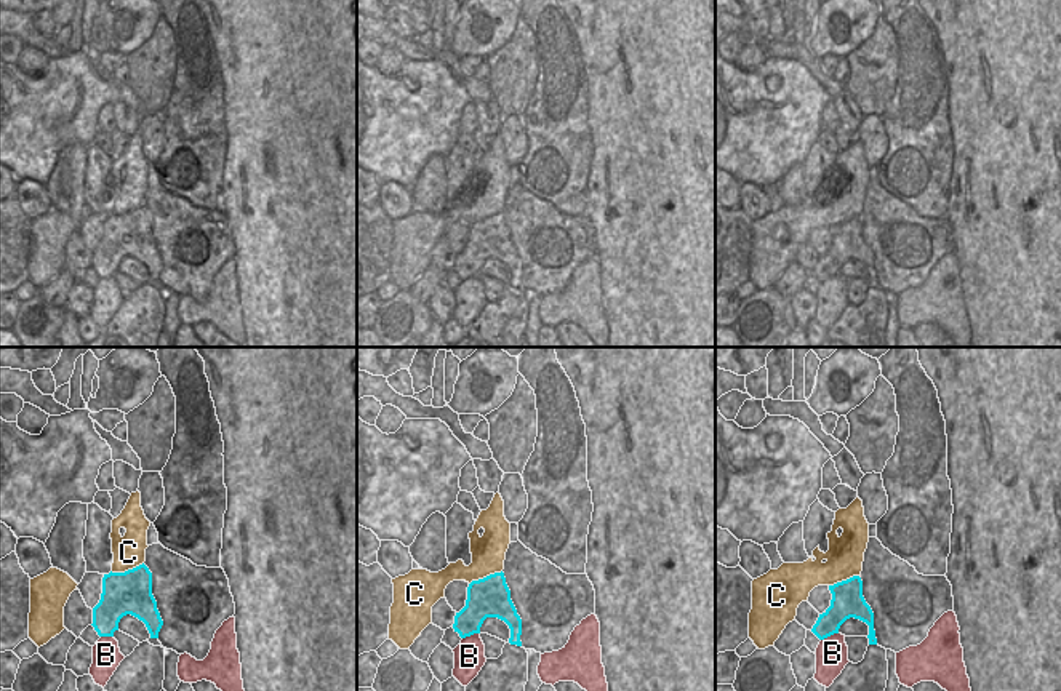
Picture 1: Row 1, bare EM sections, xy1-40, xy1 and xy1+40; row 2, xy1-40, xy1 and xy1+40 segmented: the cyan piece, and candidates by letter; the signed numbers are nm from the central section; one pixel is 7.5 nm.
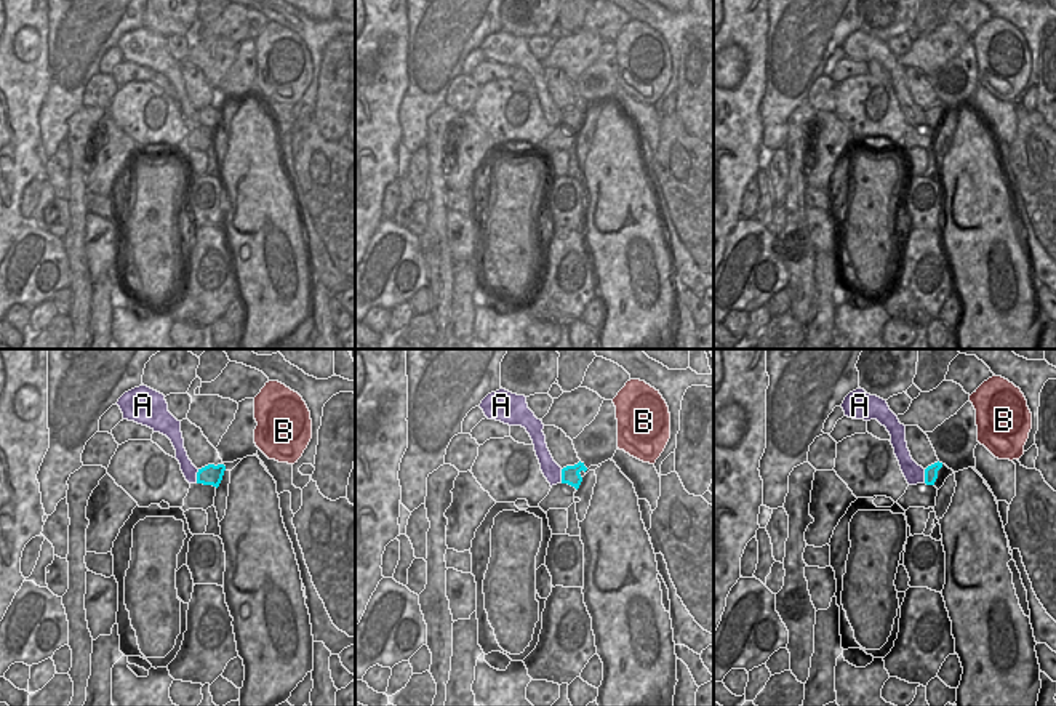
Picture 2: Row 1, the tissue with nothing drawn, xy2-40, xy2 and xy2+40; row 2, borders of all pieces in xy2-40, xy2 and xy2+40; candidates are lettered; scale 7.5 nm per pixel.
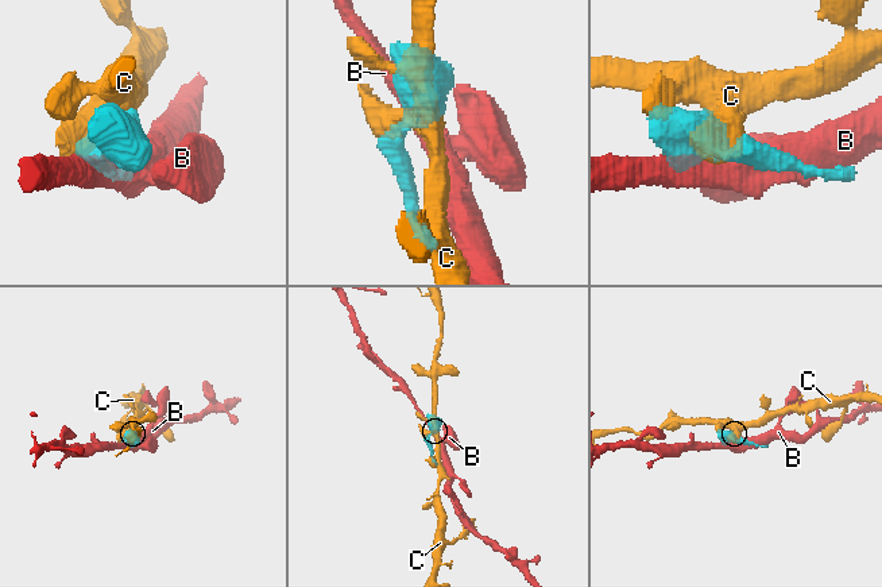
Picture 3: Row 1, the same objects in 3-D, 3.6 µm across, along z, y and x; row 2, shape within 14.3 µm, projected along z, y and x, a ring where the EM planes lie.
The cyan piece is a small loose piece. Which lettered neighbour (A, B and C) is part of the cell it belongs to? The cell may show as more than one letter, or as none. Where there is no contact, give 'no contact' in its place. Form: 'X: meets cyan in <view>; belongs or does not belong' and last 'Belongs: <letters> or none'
A: meets cyan in xy2-40; does not belong
B: meets cyan in xy1; does not belong
C: meets cyan in xy1; does not belong
Belongs: none

